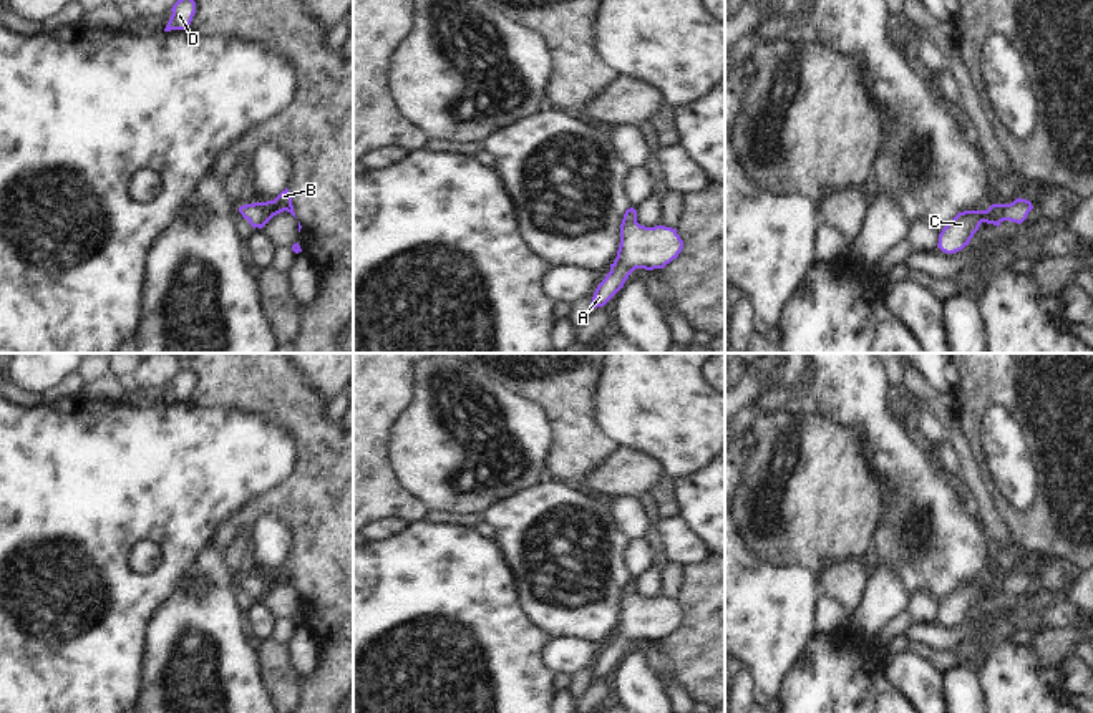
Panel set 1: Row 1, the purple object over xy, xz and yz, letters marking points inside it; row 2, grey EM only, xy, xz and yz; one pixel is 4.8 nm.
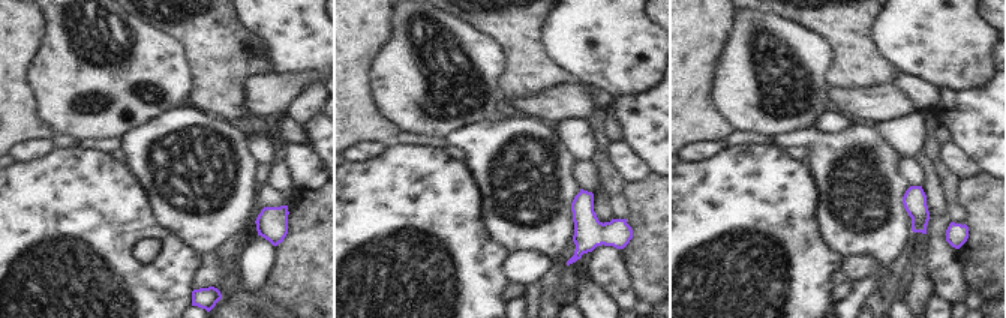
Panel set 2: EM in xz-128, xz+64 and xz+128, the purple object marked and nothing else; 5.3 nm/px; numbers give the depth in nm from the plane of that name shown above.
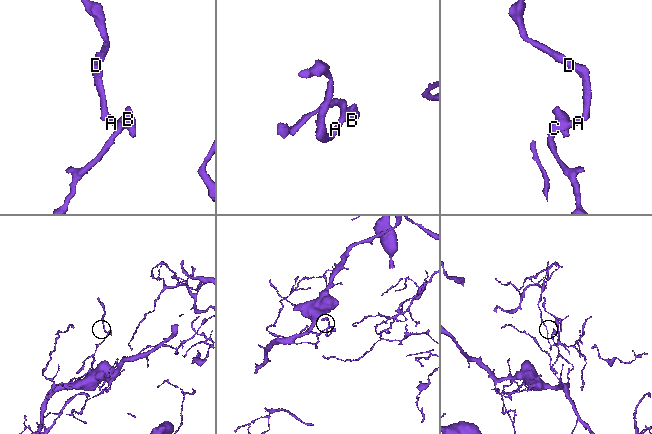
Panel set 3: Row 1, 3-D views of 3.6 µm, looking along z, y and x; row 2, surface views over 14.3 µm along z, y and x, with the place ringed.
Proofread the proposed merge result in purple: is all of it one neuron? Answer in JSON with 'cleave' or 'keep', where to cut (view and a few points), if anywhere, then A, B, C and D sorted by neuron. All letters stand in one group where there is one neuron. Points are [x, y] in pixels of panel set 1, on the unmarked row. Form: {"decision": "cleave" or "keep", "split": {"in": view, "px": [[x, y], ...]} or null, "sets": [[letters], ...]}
{"decision": "keep", "split": null, "sets": [["A", "B", "C", "D"]]}

